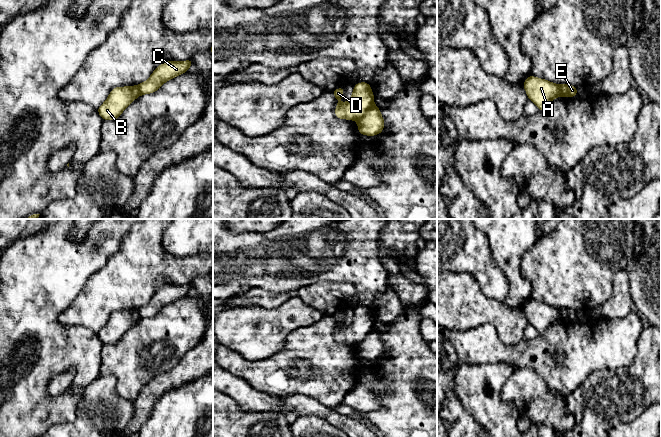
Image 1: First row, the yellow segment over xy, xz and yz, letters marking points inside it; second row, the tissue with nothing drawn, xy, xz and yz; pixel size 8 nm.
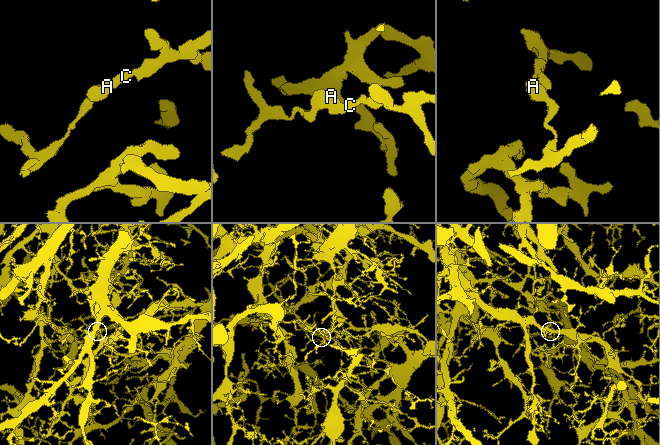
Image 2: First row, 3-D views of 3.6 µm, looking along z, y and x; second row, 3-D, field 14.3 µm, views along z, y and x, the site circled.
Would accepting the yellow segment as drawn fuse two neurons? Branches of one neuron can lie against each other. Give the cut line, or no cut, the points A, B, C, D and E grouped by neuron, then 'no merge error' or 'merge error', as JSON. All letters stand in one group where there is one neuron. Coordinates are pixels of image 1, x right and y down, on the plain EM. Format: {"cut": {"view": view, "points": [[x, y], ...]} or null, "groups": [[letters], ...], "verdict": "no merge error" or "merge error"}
{"cut": {"view": "xz", "points": [[373, 328], [357, 345]]}, "groups": [["A", "B", "D"], ["C", "E"]], "verdict": "merge error"}

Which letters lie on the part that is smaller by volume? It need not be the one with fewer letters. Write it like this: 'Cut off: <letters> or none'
Cut off: A, B, D

